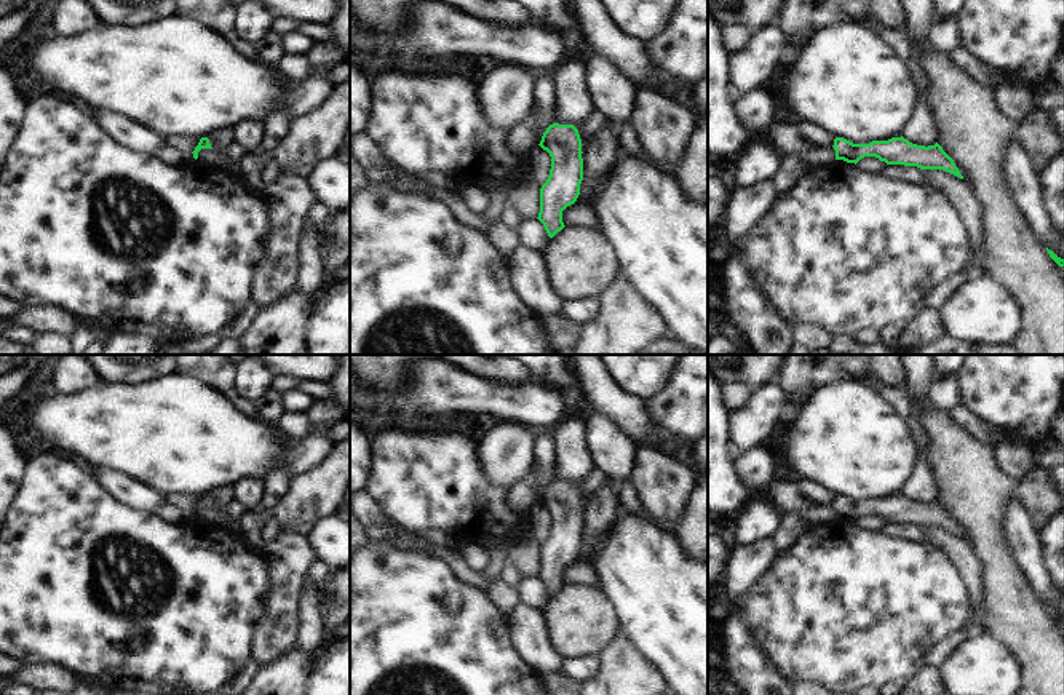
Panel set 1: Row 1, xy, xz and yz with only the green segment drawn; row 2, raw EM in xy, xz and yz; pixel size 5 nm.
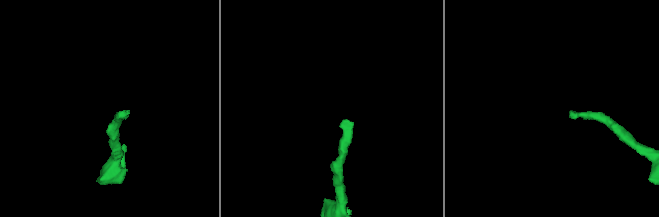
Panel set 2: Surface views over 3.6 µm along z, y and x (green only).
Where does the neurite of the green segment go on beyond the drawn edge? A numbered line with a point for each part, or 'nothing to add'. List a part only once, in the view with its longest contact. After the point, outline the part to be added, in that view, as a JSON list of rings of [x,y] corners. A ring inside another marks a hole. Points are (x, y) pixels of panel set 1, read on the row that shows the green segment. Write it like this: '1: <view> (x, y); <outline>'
1: xy (219, 141); [[[217,131],[208,136],[209,144],[214,150],[225,150],[233,141],[233,131]]]

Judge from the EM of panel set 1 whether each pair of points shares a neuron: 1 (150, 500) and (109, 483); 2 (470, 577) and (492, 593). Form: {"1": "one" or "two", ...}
{"1": "one", "2": "two"}

